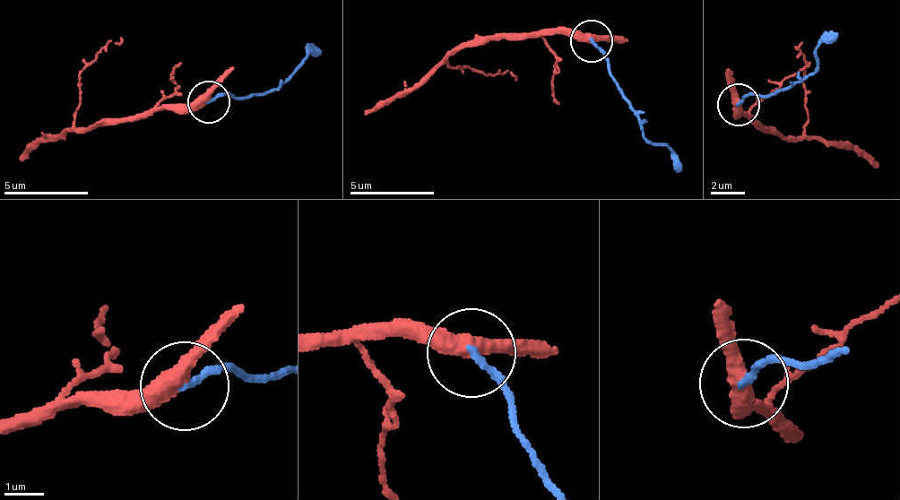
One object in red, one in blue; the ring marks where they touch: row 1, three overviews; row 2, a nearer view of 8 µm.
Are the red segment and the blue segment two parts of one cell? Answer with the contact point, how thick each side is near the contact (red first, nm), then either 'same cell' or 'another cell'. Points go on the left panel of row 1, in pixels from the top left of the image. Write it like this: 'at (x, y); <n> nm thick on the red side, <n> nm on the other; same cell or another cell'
at (208, 101); 400 nm thick on the red side, 180 nm on the other; another cell

